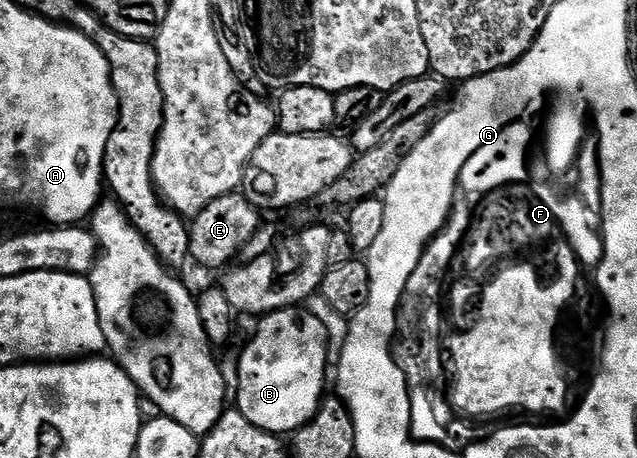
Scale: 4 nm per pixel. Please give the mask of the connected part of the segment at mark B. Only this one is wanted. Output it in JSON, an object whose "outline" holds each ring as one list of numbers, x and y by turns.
{"outline":[[286,307,280,311,270,311,258,320,259,328,255,336,247,343,243,356,237,359,239,369,239,388,233,392,237,410,257,429,272,431,280,437,299,431,319,412,319,405,325,398,323,386,327,383,327,359,329,360,329,344,327,330,309,309]]}

